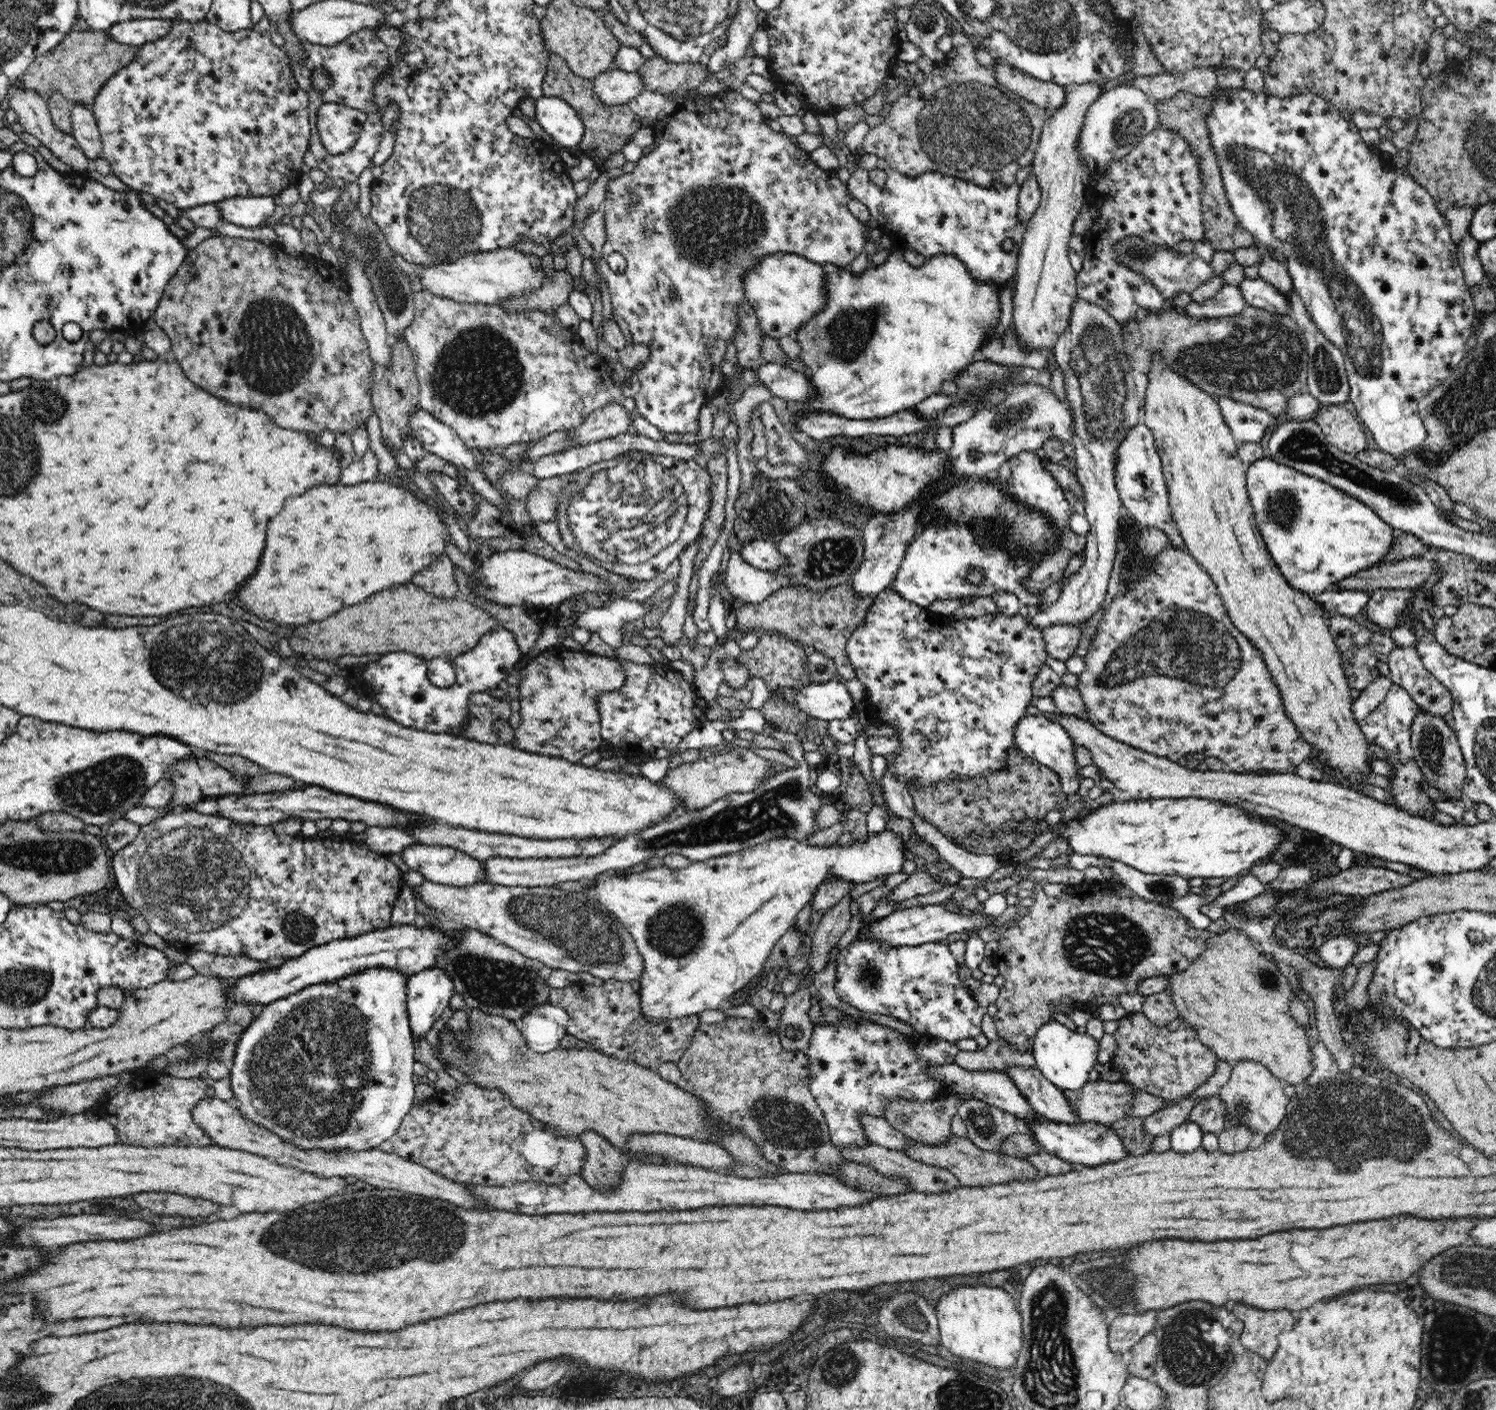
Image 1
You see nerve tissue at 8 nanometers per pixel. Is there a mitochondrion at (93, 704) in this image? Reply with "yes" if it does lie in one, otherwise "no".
no

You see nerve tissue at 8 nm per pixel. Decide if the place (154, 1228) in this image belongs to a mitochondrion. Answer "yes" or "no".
no

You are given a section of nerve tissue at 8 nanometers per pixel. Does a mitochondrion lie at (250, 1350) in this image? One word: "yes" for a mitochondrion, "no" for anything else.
no

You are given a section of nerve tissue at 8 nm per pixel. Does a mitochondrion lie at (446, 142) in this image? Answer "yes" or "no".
no

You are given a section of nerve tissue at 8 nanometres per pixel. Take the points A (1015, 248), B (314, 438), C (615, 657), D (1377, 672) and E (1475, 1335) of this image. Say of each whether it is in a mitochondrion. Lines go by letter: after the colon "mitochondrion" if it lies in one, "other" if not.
A: other
B: other
C: other
D: other
E: other

